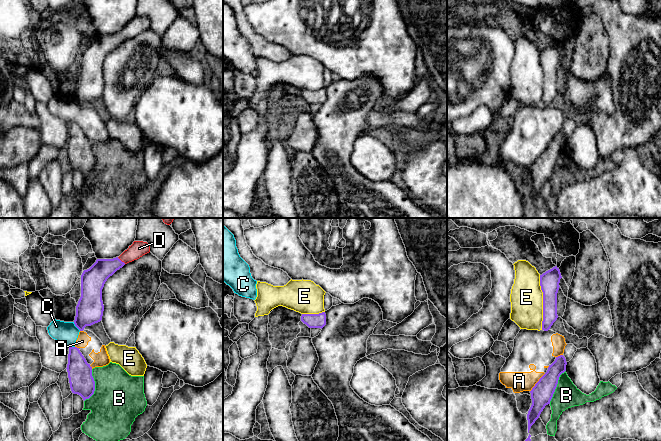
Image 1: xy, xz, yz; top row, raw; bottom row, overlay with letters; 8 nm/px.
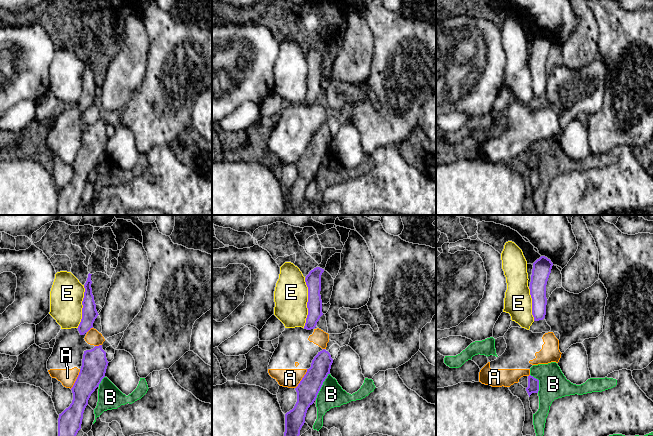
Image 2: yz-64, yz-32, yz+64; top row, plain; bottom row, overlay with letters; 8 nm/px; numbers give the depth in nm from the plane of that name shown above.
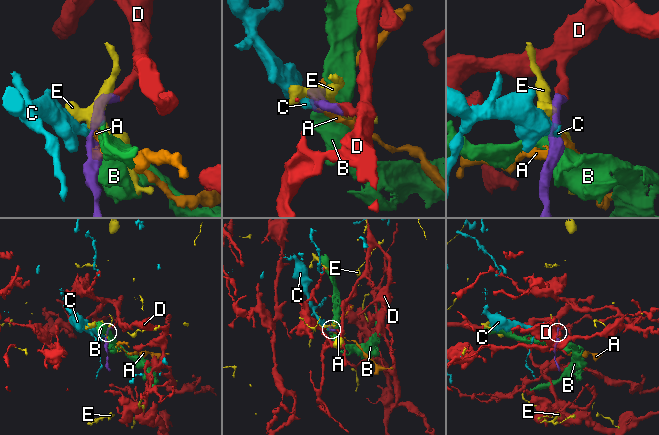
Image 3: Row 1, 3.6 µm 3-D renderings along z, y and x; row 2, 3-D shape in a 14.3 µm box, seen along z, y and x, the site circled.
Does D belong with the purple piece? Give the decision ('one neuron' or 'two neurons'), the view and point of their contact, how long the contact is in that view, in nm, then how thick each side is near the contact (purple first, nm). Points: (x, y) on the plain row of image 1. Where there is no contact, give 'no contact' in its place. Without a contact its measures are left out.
one neuron; contact xy (120, 36); length 90 nm; calibres 180 and 130 nm

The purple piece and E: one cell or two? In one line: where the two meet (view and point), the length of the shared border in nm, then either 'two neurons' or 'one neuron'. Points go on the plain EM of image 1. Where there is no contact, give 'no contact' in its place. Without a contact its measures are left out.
yz (543, 78) | 440 nm | two neurons

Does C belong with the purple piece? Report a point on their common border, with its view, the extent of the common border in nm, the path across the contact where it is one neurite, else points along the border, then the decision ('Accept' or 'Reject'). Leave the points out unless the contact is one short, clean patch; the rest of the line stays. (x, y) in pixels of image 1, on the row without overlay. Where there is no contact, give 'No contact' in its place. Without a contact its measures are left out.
Touches purple at xy (76, 102). Shared border 90 nm. Boundary: xy (73, 98), (80, 106). Reject

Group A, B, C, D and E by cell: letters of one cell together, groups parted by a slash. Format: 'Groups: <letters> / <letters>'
Groups: A C / B / D / E

